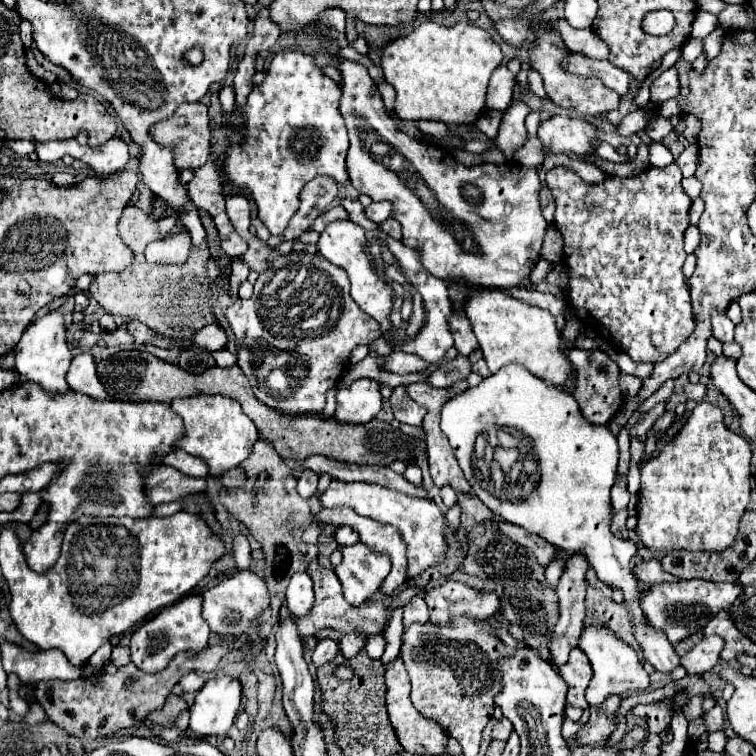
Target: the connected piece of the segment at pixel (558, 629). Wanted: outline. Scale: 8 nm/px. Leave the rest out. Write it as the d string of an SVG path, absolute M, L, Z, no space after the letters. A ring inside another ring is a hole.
M580 554L578 556L572 556L566 564L566 570L560 578L560 584L556 588L558 592L558 598L560 598L560 618L554 626L554 632L552 632L552 638L548 642L548 650L550 650L550 664L554 668L560 668L562 664L568 662L568 654L572 648L578 646L578 638L582 634L582 622L584 622L584 616L586 616L586 610L584 610L584 596L586 596L586 582L584 582L584 574L588 570L588 562L586 558L582 558Z

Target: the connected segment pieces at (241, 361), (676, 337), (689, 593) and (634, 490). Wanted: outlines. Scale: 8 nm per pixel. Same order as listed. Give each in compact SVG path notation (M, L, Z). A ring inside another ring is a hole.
M290 254L290 256L276 256L272 260L272 266L266 272L262 272L254 284L254 296L250 300L238 300L226 310L226 320L230 322L230 328L234 332L234 340L238 344L238 366L242 368L244 376L250 380L254 396L268 408L276 410L278 414L320 414L326 404L326 392L334 386L338 386L346 366L352 348L358 344L370 344L378 334L378 322L364 314L358 304L350 298L350 282L346 278L346 272L322 258L320 254ZM280 352L286 352L290 360L294 360L292 368L274 368L266 372L262 370L264 358L280 356Z
M672 162L670 166L664 166L664 168L650 166L650 168L646 168L644 172L636 174L636 176L626 176L626 178L608 176L602 184L588 184L588 182L584 182L578 174L574 174L566 166L556 166L556 168L552 168L546 174L546 184L552 190L552 196L556 200L554 228L564 238L564 266L568 270L568 292L566 292L566 300L572 306L572 310L576 312L578 320L586 328L592 328L594 332L598 332L610 344L614 344L616 348L620 348L622 352L626 352L634 362L652 362L652 364L658 364L664 358L668 358L694 332L694 318L692 318L692 308L690 308L690 290L688 290L686 278L682 274L682 264L686 260L686 252L684 252L684 230L690 226L688 210L690 210L692 200L682 190L680 180L682 180L682 174L680 174L680 168L678 168L676 162Z
M682 580L682 582L662 582L654 584L640 600L640 608L644 612L646 622L654 630L666 632L670 644L678 644L684 638L696 634L710 622L712 616L716 616L720 610L728 612L734 600L740 594L738 584L716 584L706 580Z
M631 467L627 475L627 486L630 494L637 494L640 489L640 468Z

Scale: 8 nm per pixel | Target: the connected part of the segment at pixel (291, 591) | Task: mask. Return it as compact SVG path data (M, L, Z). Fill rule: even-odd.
M306 572L294 574L290 580L290 586L286 590L286 606L292 614L304 618L310 614L314 608L314 592L312 592L312 582Z

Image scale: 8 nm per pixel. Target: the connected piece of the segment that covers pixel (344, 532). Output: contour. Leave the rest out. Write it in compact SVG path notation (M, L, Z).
M342 526L336 534L334 534L334 538L336 538L336 542L340 544L340 546L350 546L350 544L356 544L360 538L358 538L358 532L356 530L352 530L350 526Z

